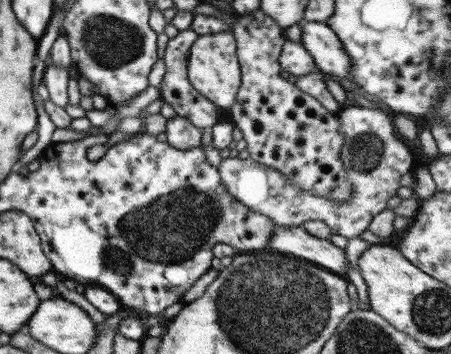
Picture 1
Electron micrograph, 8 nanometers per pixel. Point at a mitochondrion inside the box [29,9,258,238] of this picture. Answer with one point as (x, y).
(111, 42)

